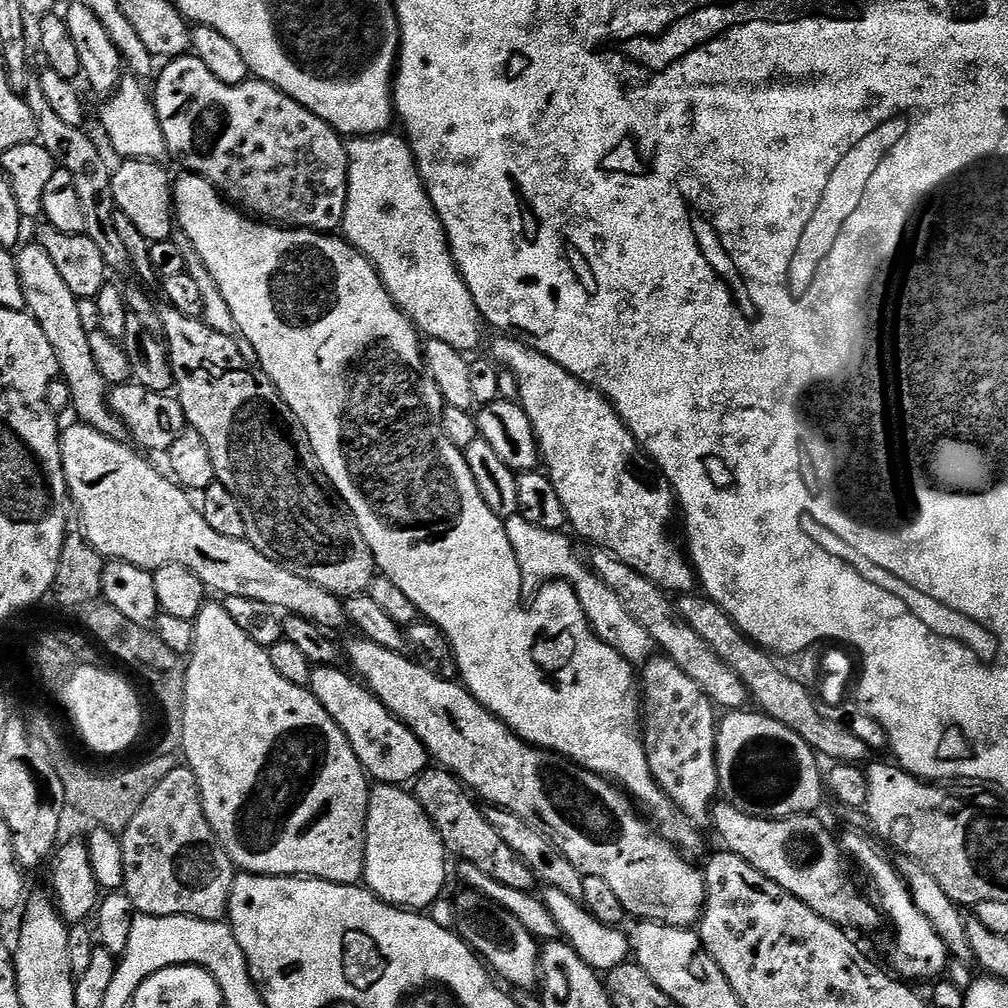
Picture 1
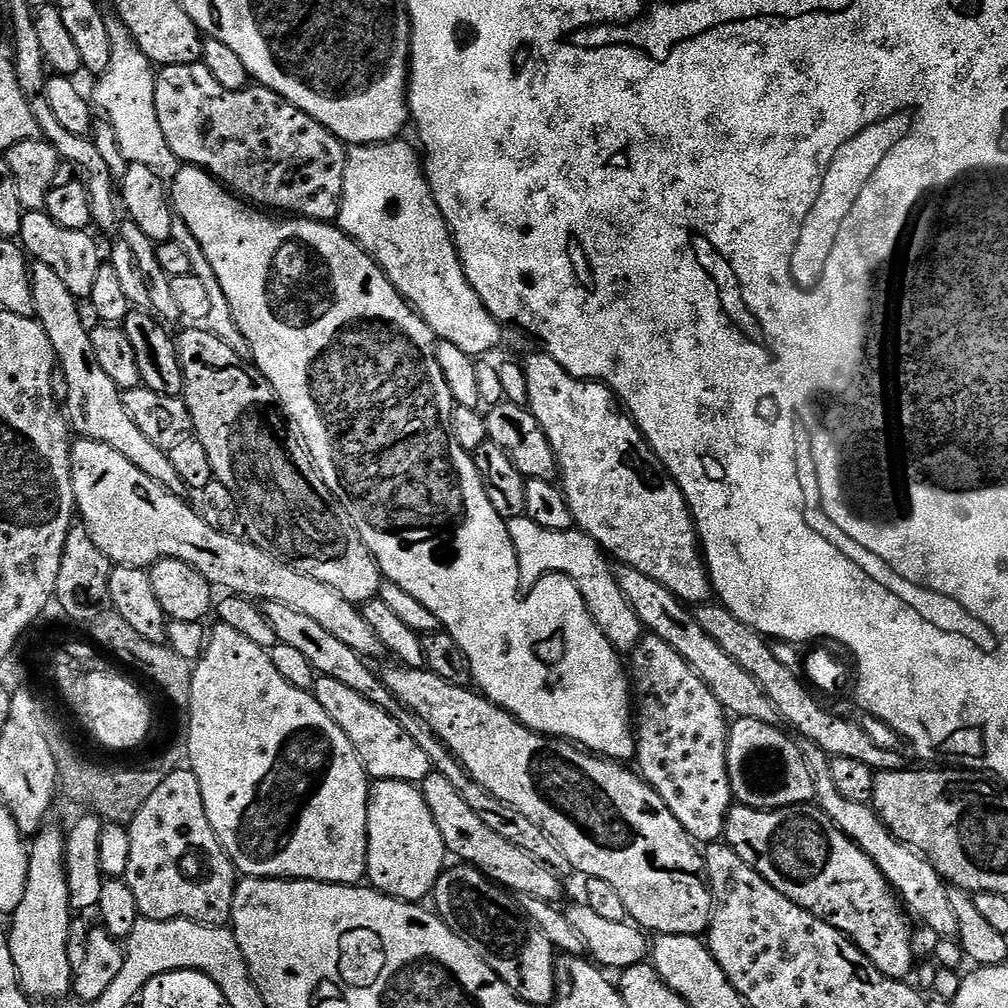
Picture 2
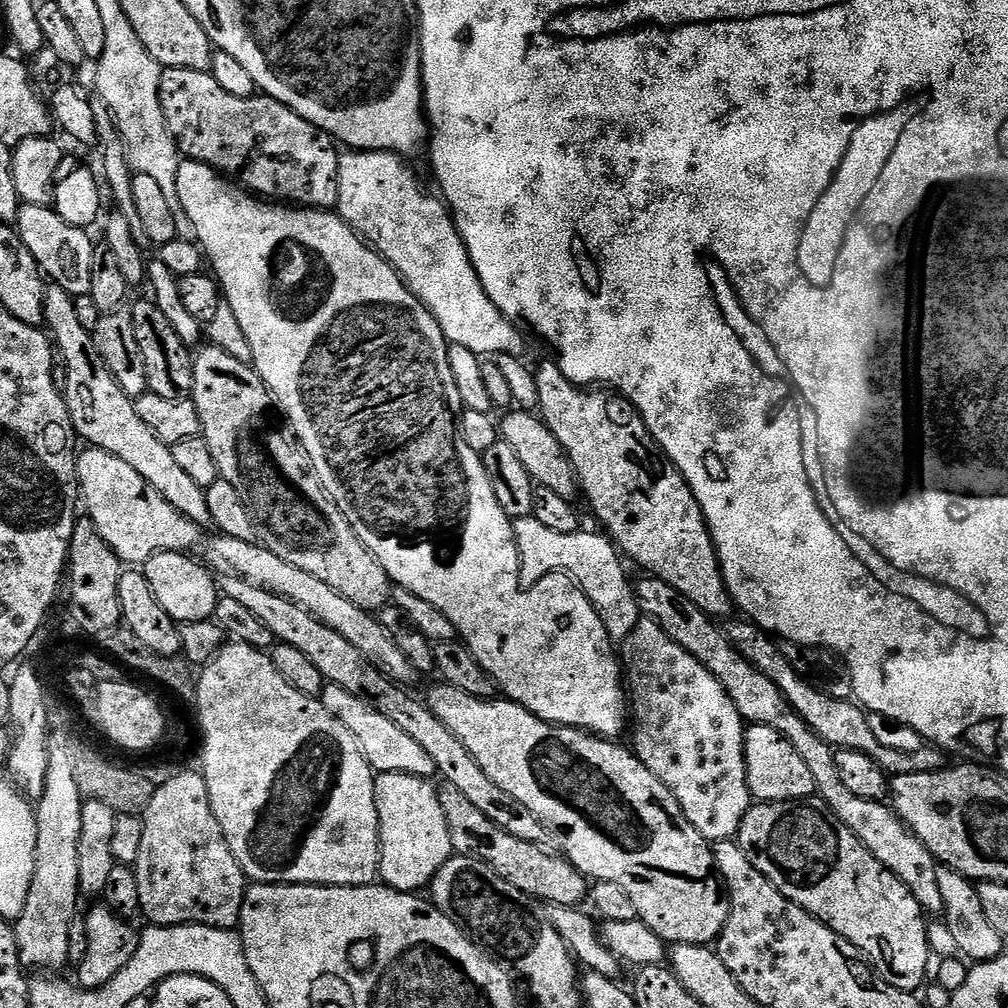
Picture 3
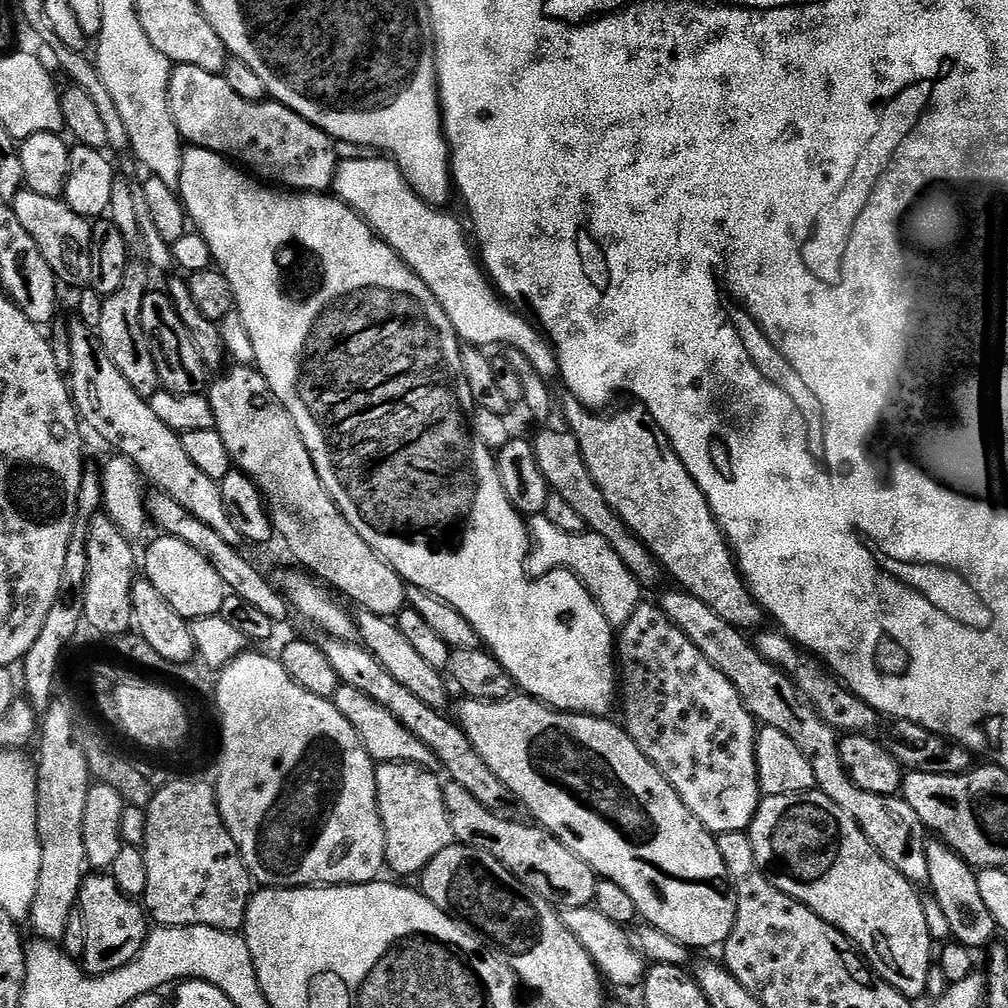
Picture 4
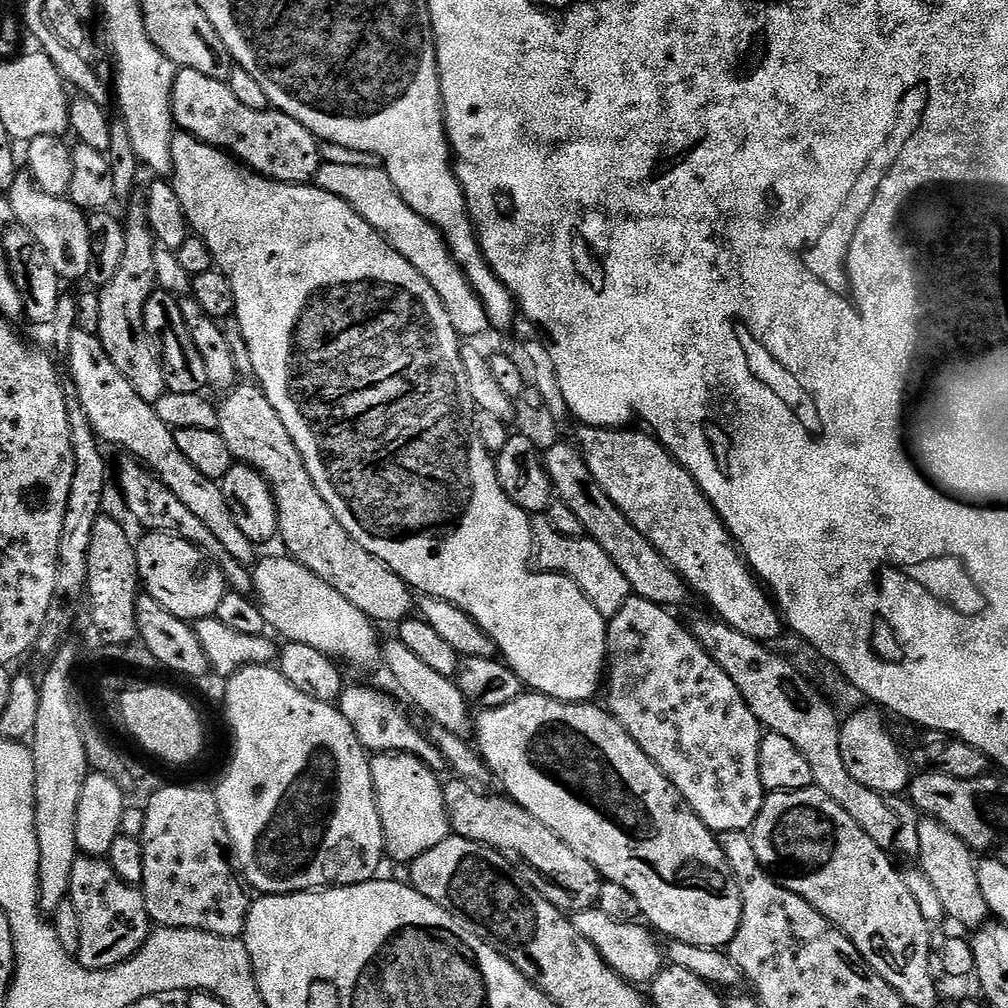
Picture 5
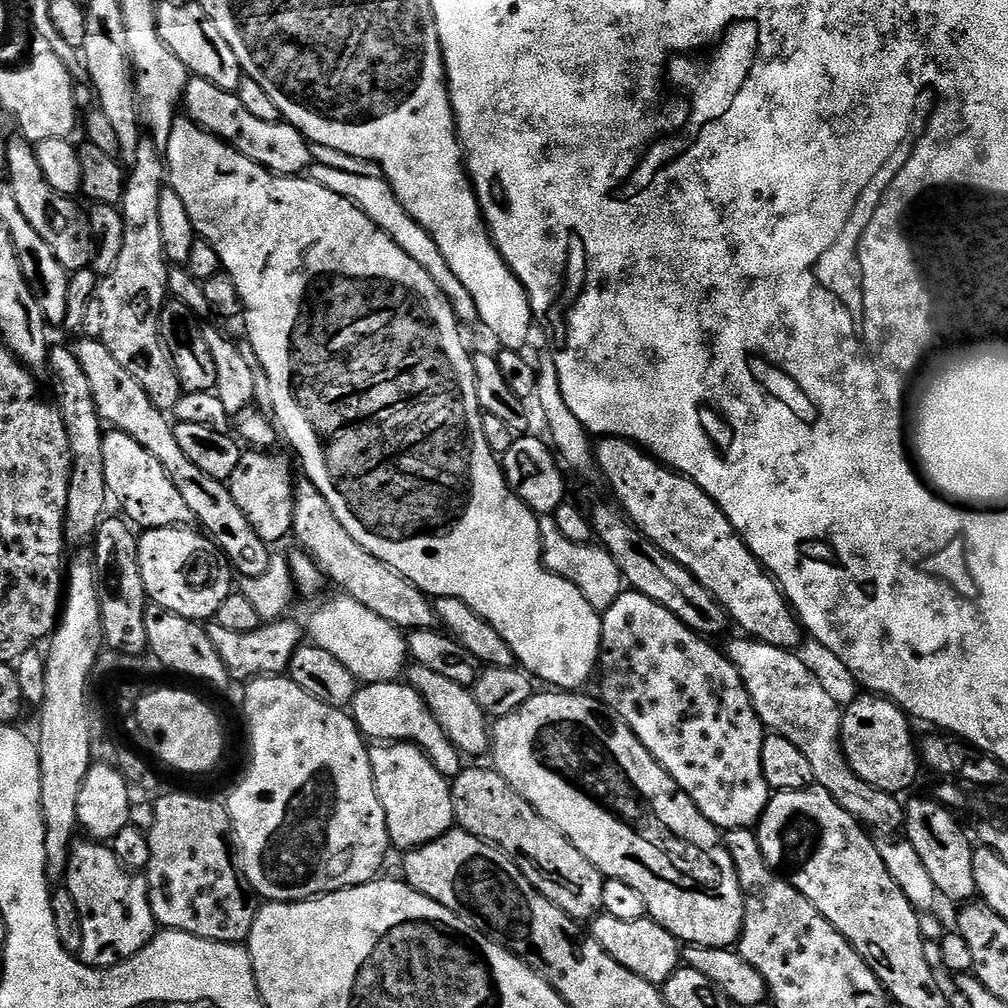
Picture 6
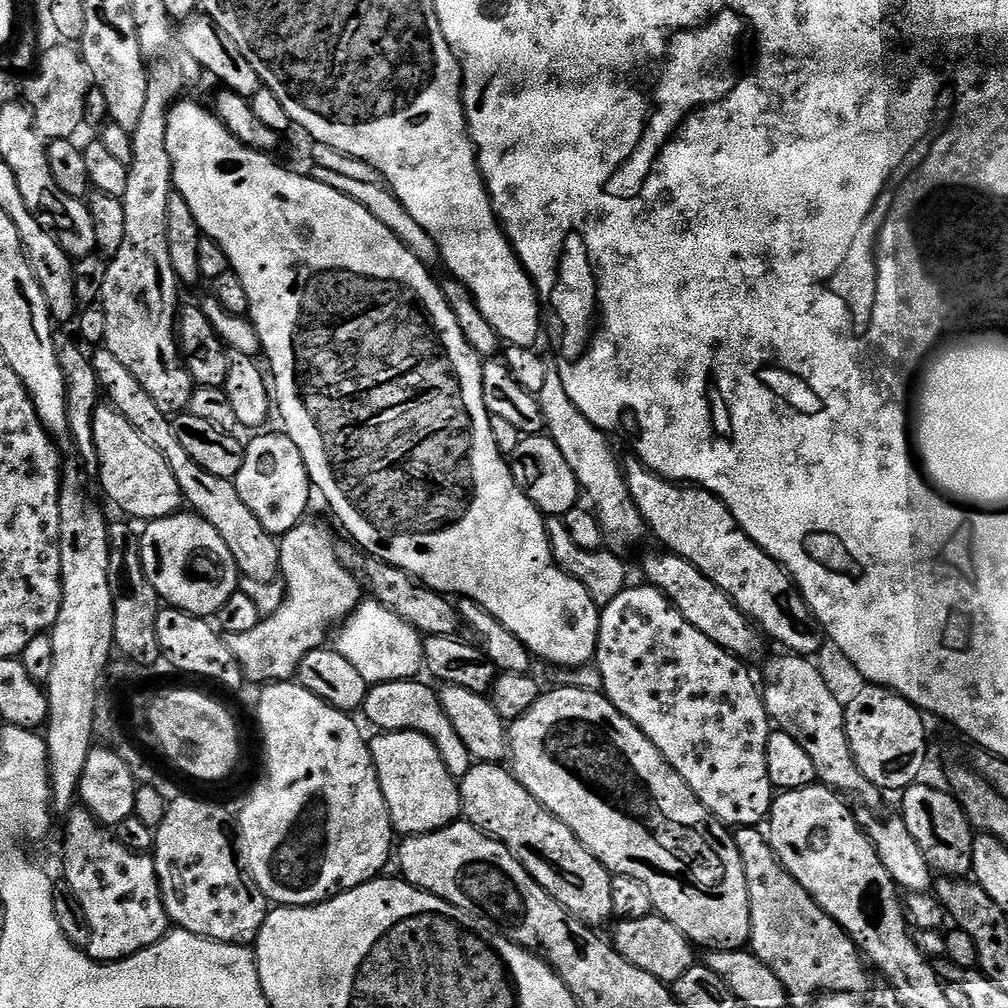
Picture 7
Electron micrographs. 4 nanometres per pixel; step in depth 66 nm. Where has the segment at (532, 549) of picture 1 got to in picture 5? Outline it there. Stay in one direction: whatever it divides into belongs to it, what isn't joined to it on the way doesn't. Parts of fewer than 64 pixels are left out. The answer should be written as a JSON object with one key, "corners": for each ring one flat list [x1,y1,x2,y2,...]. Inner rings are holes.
{"corners":[[540,514,532,520,532,535,534,537,534,556,539,567,545,572,554,572,558,576,568,576,586,594,586,598,606,618,618,614,622,606,633,595,630,582,626,582,626,577,618,566,614,566,610,554,598,546,598,542,589,540,584,536,570,538,566,534,558,534,554,530,551,520,547,515]]}

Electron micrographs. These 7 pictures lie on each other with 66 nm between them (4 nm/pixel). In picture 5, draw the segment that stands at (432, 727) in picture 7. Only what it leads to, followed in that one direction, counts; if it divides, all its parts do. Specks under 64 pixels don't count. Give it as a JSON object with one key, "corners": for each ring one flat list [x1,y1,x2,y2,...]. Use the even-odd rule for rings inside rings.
{"corners":[[345,687,338,701,340,713,350,722,358,742,369,753,401,752,407,756,416,756,426,767,437,774,449,771,446,758,442,758,439,749,432,745,425,729,419,728,390,697,384,692,375,692,372,688]]}

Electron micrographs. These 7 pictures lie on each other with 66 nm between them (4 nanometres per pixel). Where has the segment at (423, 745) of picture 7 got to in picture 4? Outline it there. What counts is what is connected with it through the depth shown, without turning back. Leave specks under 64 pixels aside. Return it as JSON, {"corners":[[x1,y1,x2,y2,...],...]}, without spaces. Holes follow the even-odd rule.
{"corners":[[376,764,376,801,386,838,384,863,400,876,419,877,432,859,454,843,440,778,417,764]]}

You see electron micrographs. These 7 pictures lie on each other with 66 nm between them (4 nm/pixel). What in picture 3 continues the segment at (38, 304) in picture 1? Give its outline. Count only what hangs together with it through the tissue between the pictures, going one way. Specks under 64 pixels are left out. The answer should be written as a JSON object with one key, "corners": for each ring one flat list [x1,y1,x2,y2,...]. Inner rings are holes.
{"corners":[[55,286,45,291,44,324,58,349,59,359,66,366,66,386,62,395,68,403,68,413,77,437,85,445,106,450,114,454,114,458,122,458,126,466,134,466,134,470,138,470,138,474,142,474,142,478,146,478,150,487,158,490,158,494,162,494,170,506,195,524,207,525,210,510,206,506,205,489,198,487,194,478,190,478,190,474,186,474,186,470,174,462,171,447,163,444,158,434,154,434,154,430,150,430,150,426,138,418,133,397,125,394,122,386,118,386,110,374,106,362,102,362,102,354,98,354,92,333,78,319,75,299,69,292]]}

